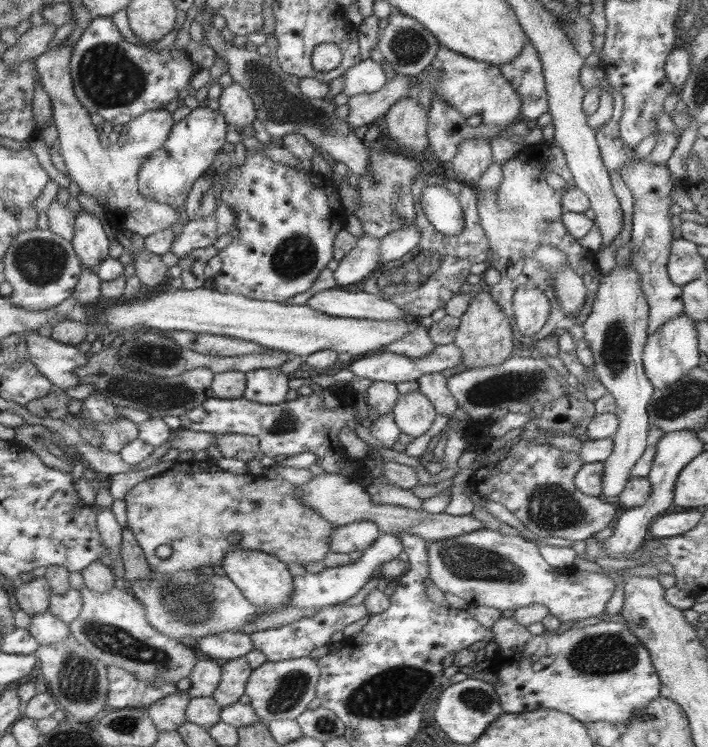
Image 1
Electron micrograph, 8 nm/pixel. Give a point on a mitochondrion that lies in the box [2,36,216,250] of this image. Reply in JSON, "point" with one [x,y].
{"point":[110,77]}

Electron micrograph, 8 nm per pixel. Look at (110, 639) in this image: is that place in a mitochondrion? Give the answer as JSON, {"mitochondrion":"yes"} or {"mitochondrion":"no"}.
{"mitochondrion":"yes"}

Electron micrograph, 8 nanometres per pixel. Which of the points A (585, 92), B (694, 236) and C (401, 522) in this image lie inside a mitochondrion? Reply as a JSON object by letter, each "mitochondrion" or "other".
{"A":"other","B":"other","C":"other"}

